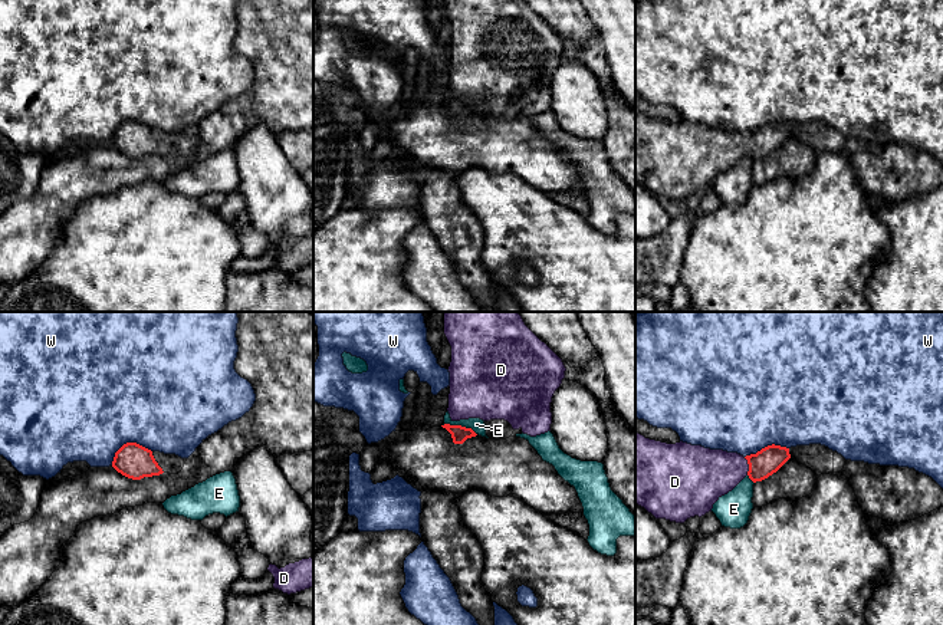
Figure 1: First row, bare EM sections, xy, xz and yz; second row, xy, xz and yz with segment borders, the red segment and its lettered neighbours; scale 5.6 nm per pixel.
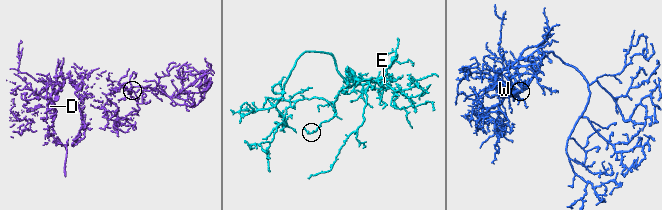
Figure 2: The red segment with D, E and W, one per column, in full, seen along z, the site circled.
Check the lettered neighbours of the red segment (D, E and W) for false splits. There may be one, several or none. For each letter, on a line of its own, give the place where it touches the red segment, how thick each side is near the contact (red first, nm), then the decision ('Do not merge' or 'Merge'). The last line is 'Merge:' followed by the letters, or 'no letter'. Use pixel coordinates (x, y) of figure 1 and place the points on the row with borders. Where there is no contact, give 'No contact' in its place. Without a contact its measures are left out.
D: Touches red at yz (749, 466). Thickness 150 nm (red) against 300 nm. Merge
E: Touches red at xz (460, 426). Thickness 90 nm (red) against 80 nm. Do not merge
W: Touches red at xy (127, 443). Thickness 190 nm (red) against 500 nm. Do not merge
Merge: D

